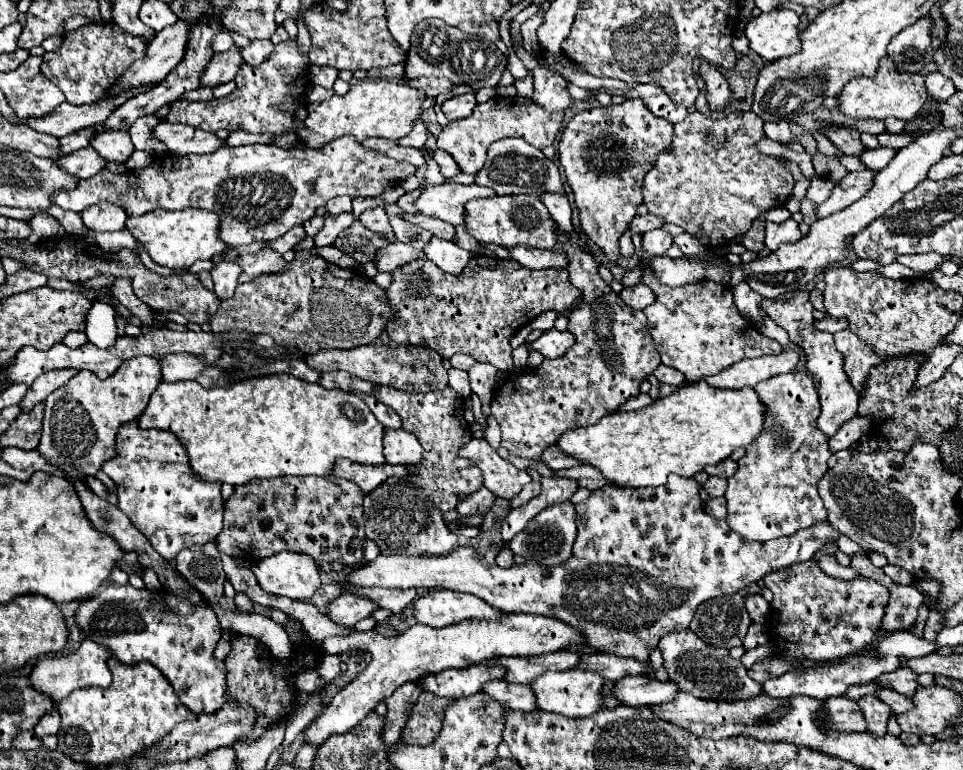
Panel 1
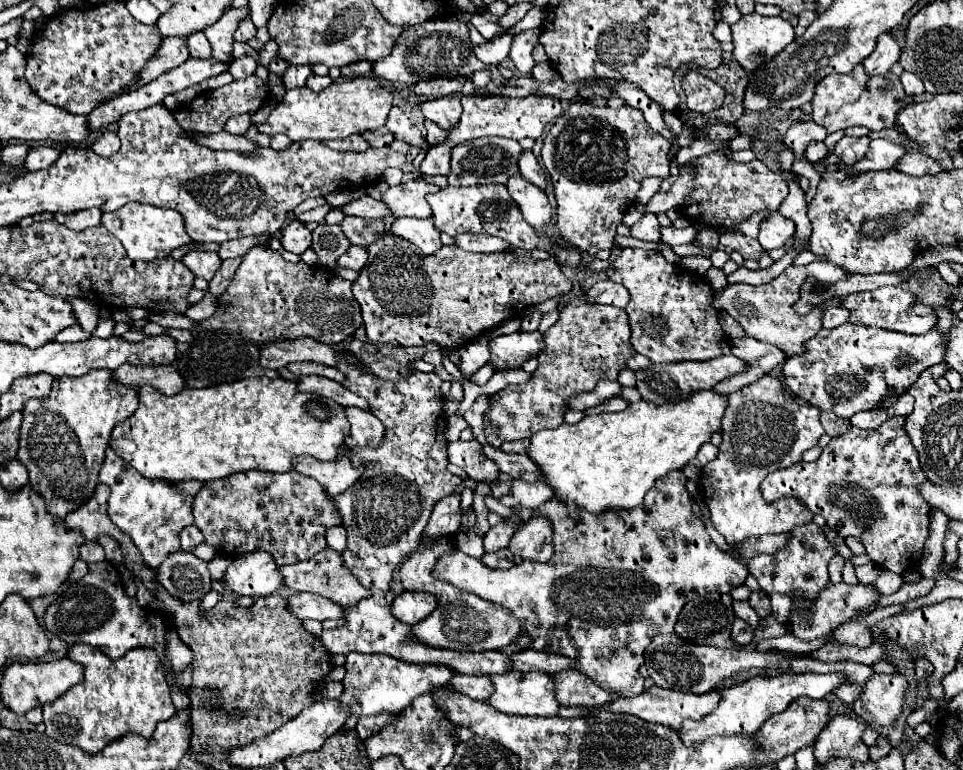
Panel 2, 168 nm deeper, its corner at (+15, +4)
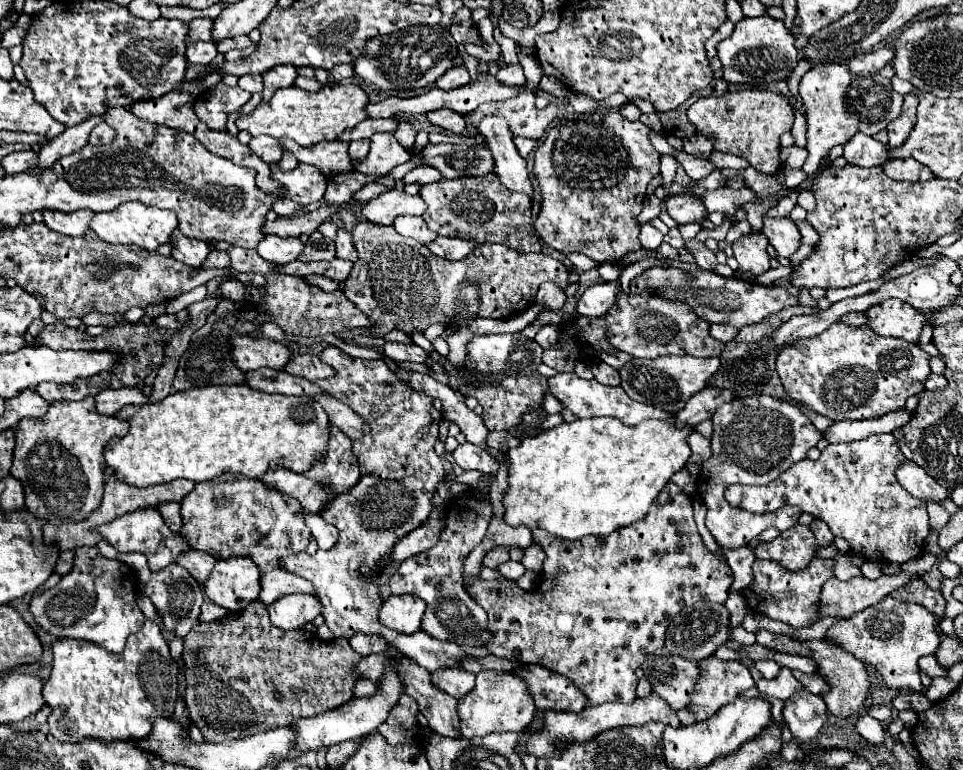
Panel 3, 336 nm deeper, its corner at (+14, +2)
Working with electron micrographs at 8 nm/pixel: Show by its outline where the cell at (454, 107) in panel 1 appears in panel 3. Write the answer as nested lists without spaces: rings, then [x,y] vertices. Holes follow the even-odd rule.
[[[450,109],[430,111],[428,113],[428,119],[432,121],[432,125],[438,125],[438,127],[448,129],[448,131],[454,131],[454,133],[462,133],[468,127],[464,115],[458,115],[456,111],[450,111]]]

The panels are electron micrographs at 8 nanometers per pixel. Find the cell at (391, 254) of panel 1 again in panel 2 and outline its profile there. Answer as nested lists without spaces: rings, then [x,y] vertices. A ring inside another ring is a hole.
[[[351,245],[351,249],[347,249],[347,253],[339,257],[339,267],[361,271],[363,265],[365,265],[365,261],[367,261],[367,257],[369,257],[369,253],[365,253],[365,247]]]

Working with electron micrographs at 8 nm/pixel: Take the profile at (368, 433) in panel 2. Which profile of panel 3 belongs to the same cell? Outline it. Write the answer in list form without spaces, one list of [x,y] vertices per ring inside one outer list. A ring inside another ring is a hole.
[[[318,395],[316,399],[318,399],[318,403],[322,403],[322,409],[326,411],[330,425],[338,427],[350,439],[360,439],[366,431],[370,431],[366,421],[360,419],[360,415],[354,415],[354,411],[348,405],[344,405],[342,401],[338,401],[330,395]]]

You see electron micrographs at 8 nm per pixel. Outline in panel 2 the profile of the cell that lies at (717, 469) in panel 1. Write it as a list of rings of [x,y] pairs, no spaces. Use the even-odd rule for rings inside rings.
[[[705,443],[701,449],[699,449],[699,453],[697,453],[697,457],[691,461],[691,465],[695,465],[695,467],[699,467],[699,469],[703,469],[709,461],[713,461],[717,457],[717,447],[715,445],[711,445],[711,443]]]

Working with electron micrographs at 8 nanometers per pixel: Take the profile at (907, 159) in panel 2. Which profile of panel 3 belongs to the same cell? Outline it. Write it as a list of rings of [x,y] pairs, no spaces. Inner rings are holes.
[[[894,159],[884,165],[884,173],[896,181],[928,181],[934,177],[934,173],[916,159]]]

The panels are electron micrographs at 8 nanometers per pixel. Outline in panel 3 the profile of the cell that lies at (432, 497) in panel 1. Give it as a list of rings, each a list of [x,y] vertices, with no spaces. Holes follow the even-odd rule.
[[[326,347],[320,353],[320,359],[336,373],[330,379],[318,381],[318,385],[332,397],[350,405],[362,419],[366,419],[366,423],[370,423],[370,431],[362,439],[352,441],[352,451],[358,457],[362,475],[360,483],[350,493],[328,501],[320,511],[320,515],[340,531],[338,543],[328,551],[318,549],[314,555],[304,551],[288,555],[282,559],[280,567],[312,583],[314,595],[322,603],[324,623],[336,639],[352,637],[354,633],[378,633],[388,643],[394,643],[402,655],[410,657],[430,673],[442,667],[460,669],[460,661],[466,655],[456,643],[434,639],[426,635],[426,631],[402,635],[380,625],[380,583],[378,579],[362,579],[358,573],[364,563],[382,569],[382,559],[390,557],[394,543],[428,519],[436,485],[454,475],[450,461],[434,451],[442,415],[434,409],[430,397],[412,391],[412,387],[400,383],[400,379],[394,379],[394,373],[382,359],[356,359],[342,353],[338,347]]]

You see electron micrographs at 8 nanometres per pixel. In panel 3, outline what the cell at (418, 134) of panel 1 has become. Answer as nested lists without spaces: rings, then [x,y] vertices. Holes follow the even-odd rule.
[[[362,139],[362,141],[352,141],[350,143],[350,161],[352,165],[358,163],[358,159],[364,159],[370,151],[370,141],[368,139]]]

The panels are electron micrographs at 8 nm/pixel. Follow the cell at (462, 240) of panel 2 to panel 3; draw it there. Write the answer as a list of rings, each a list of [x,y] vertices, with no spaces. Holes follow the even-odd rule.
[[[436,237],[434,243],[426,243],[426,247],[438,257],[454,261],[454,259],[464,259],[478,245],[468,239],[460,239],[460,237],[456,237],[456,239],[454,237]]]

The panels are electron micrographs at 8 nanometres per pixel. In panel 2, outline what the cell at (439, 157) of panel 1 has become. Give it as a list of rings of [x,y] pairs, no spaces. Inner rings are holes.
[[[393,107],[389,113],[389,121],[387,121],[389,131],[395,135],[395,139],[401,139],[405,143],[409,143],[413,149],[417,151],[429,151],[429,143],[427,139],[421,135],[421,131],[407,119],[407,115],[403,113],[401,107]]]

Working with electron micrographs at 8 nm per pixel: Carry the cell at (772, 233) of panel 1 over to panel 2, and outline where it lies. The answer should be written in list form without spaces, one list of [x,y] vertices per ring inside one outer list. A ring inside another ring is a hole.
[[[771,213],[761,221],[759,229],[759,243],[765,251],[779,249],[785,245],[785,241],[795,233],[795,223],[781,213]]]

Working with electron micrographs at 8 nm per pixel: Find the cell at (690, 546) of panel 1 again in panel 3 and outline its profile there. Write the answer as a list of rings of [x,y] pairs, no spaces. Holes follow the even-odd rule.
[[[668,483],[658,499],[650,505],[646,519],[618,529],[606,537],[582,537],[578,541],[558,539],[542,529],[532,531],[534,541],[546,553],[544,573],[538,589],[522,593],[514,581],[484,581],[476,579],[468,593],[484,607],[490,625],[490,643],[486,649],[496,657],[518,659],[522,663],[540,663],[542,667],[566,675],[586,695],[588,705],[602,705],[608,701],[632,703],[636,699],[636,669],[656,649],[664,647],[664,633],[668,621],[682,611],[682,607],[698,601],[724,603],[734,581],[728,563],[714,557],[694,523],[694,509],[690,497]]]

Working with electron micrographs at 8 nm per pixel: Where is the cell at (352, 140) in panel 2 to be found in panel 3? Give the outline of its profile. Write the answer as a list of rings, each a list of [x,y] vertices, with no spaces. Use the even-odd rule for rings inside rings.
[[[280,139],[280,143],[288,151],[292,151],[300,163],[318,167],[318,171],[322,171],[322,175],[326,175],[326,177],[334,177],[334,175],[340,175],[340,173],[346,173],[352,169],[346,143],[322,141],[322,143],[316,143],[310,147],[302,147],[290,139]]]

